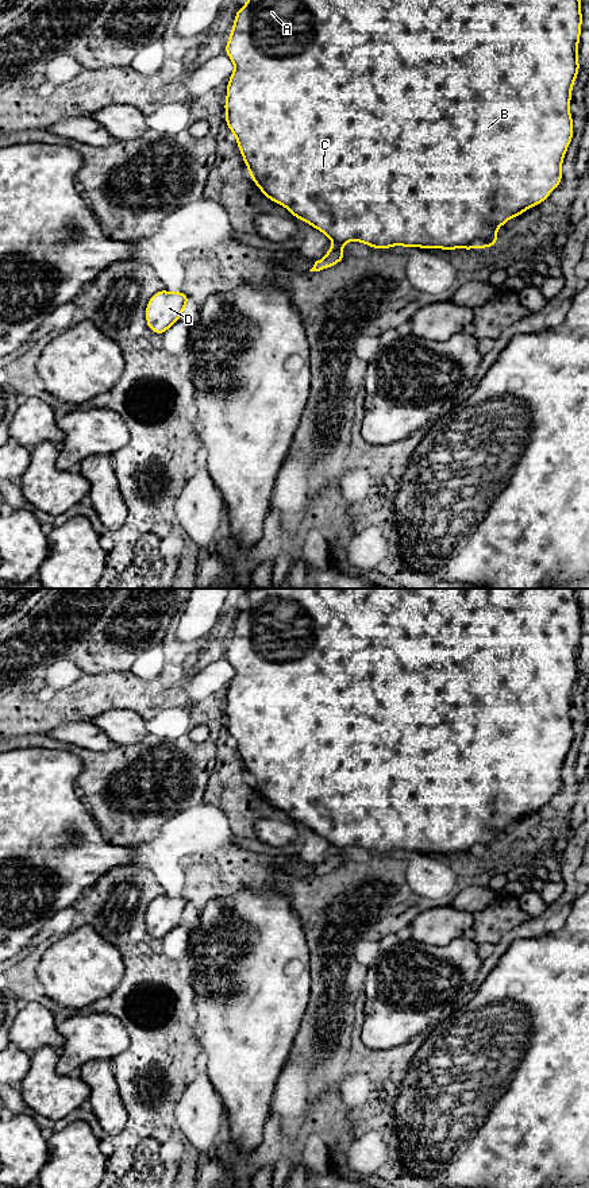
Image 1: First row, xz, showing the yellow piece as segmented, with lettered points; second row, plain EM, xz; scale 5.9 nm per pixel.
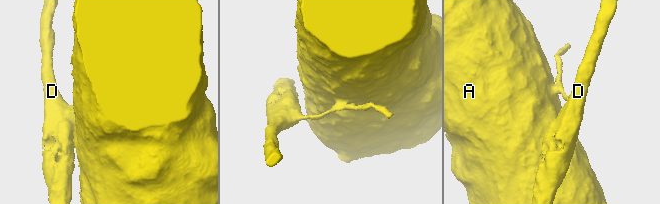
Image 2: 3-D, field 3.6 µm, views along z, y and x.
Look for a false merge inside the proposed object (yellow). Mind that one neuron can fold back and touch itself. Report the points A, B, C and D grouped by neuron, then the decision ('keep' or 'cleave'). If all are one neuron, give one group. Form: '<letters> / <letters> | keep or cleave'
A B C / D | cleave

